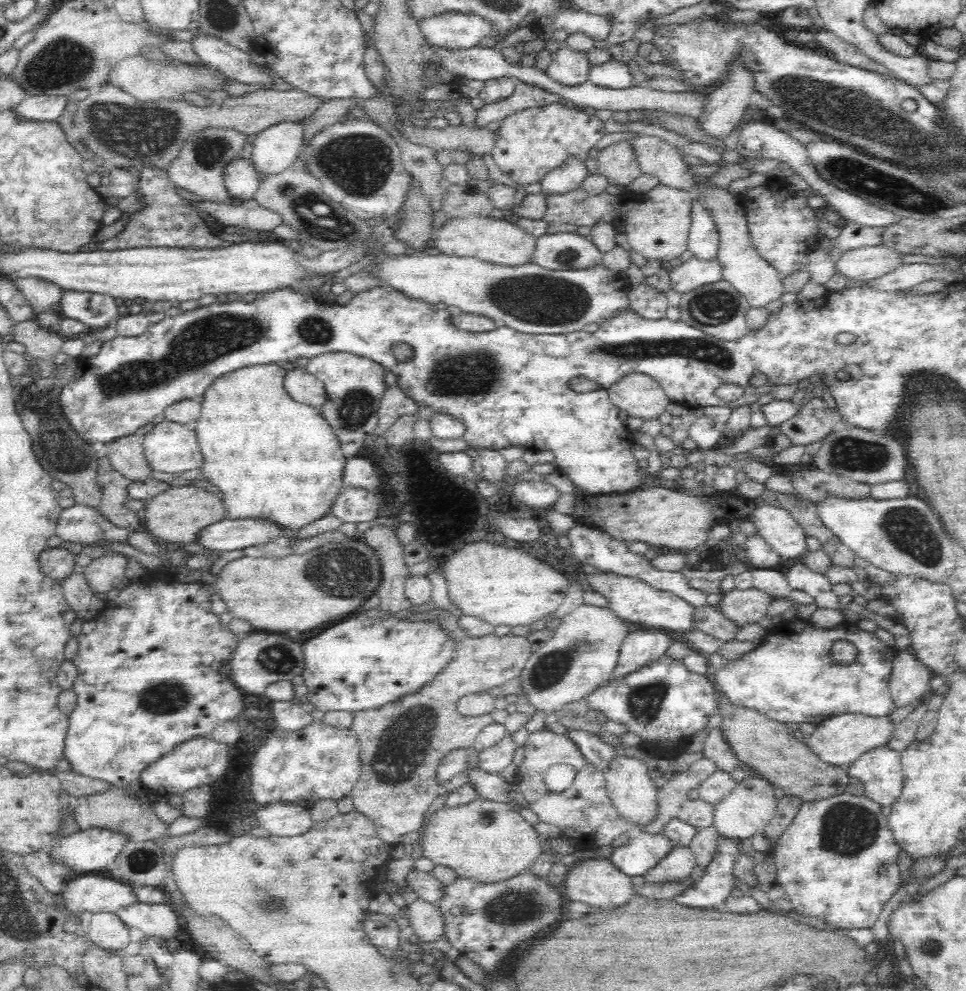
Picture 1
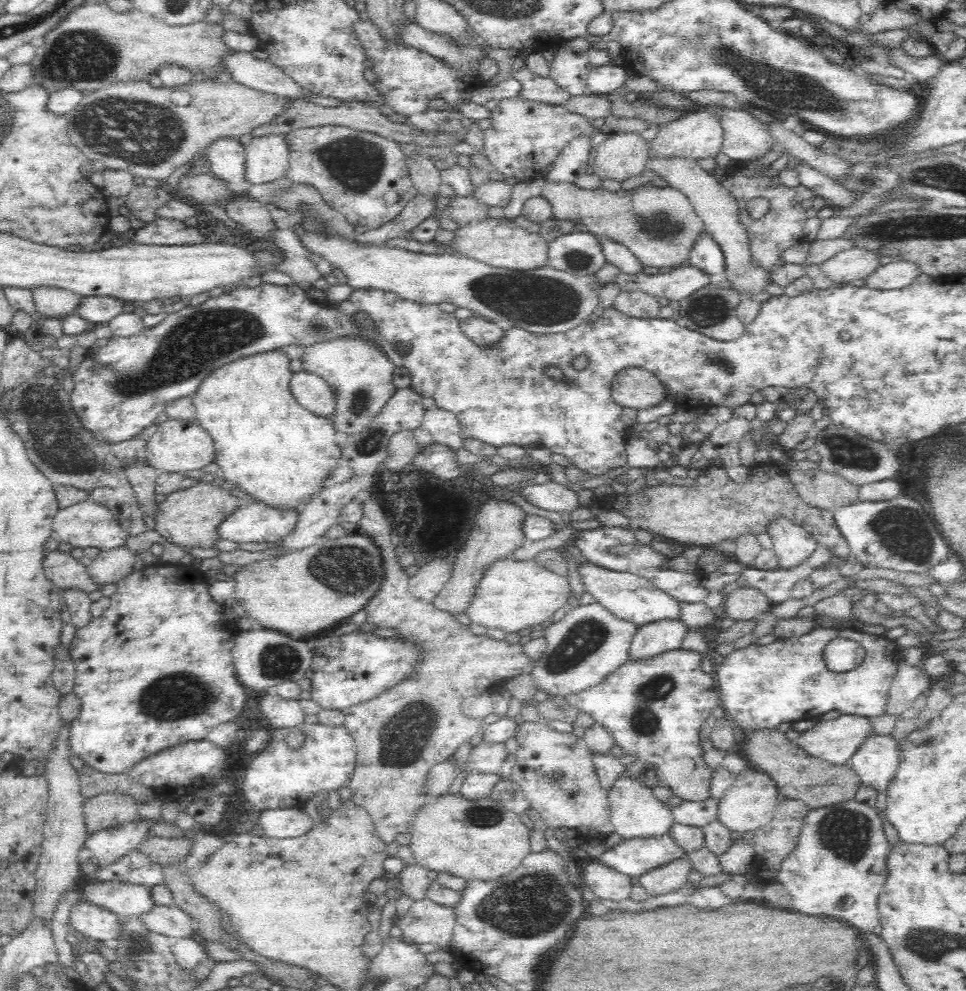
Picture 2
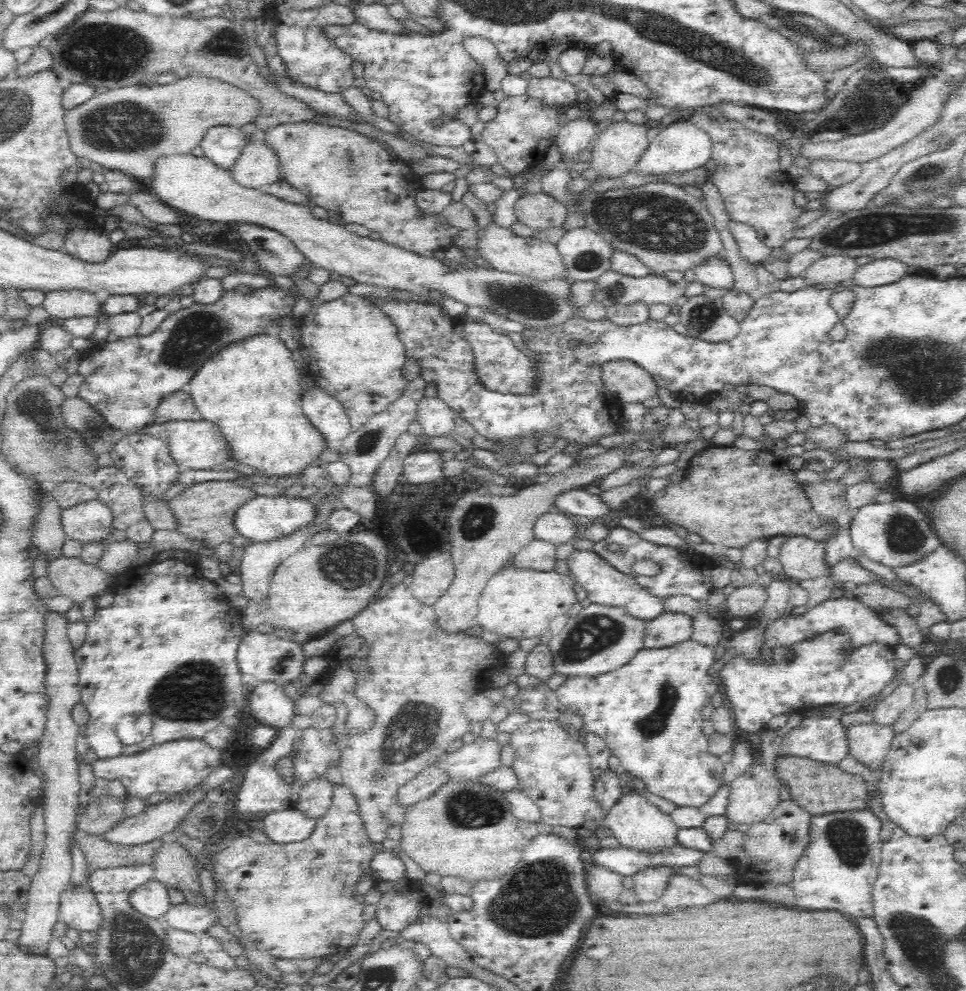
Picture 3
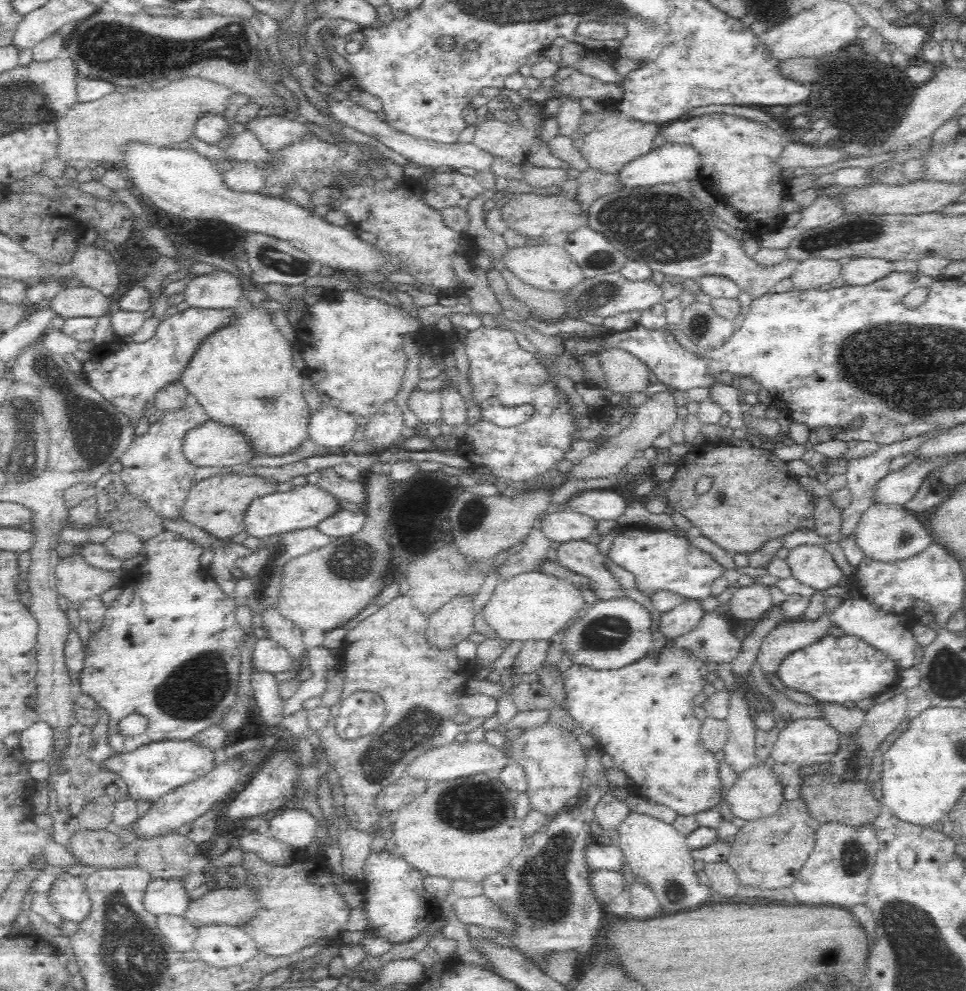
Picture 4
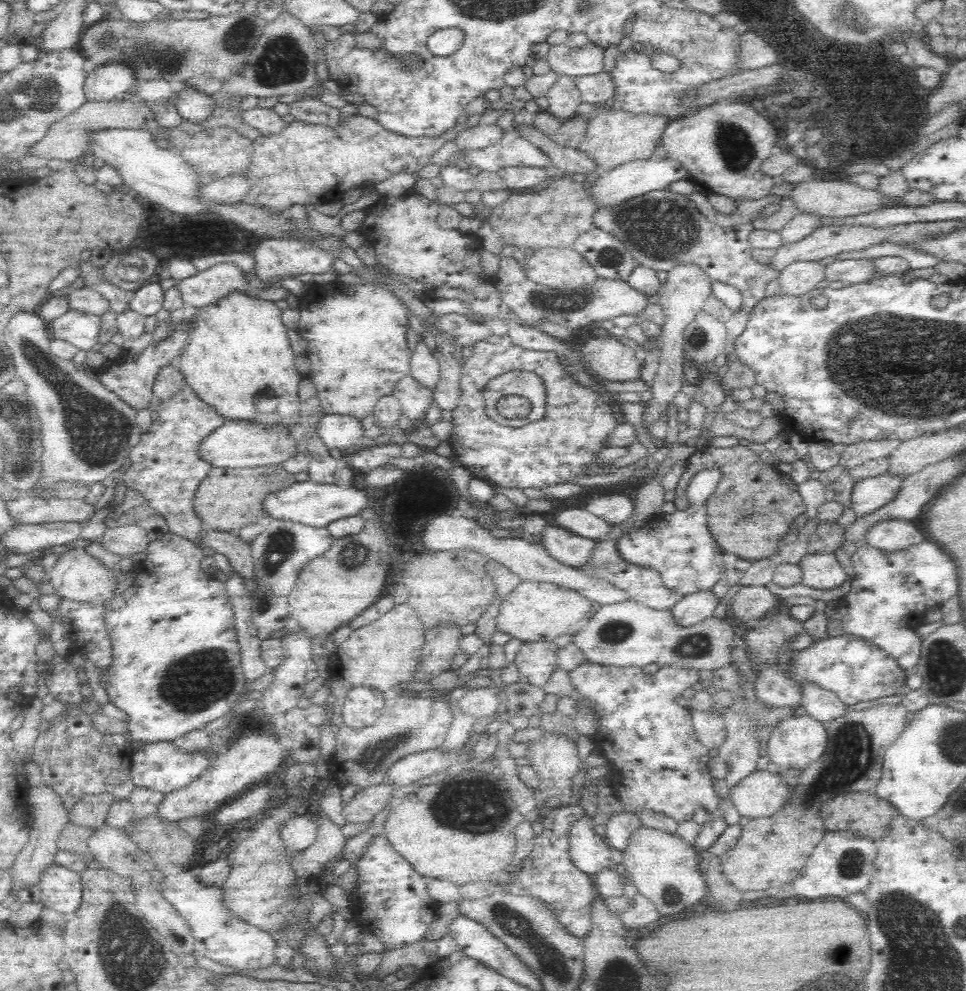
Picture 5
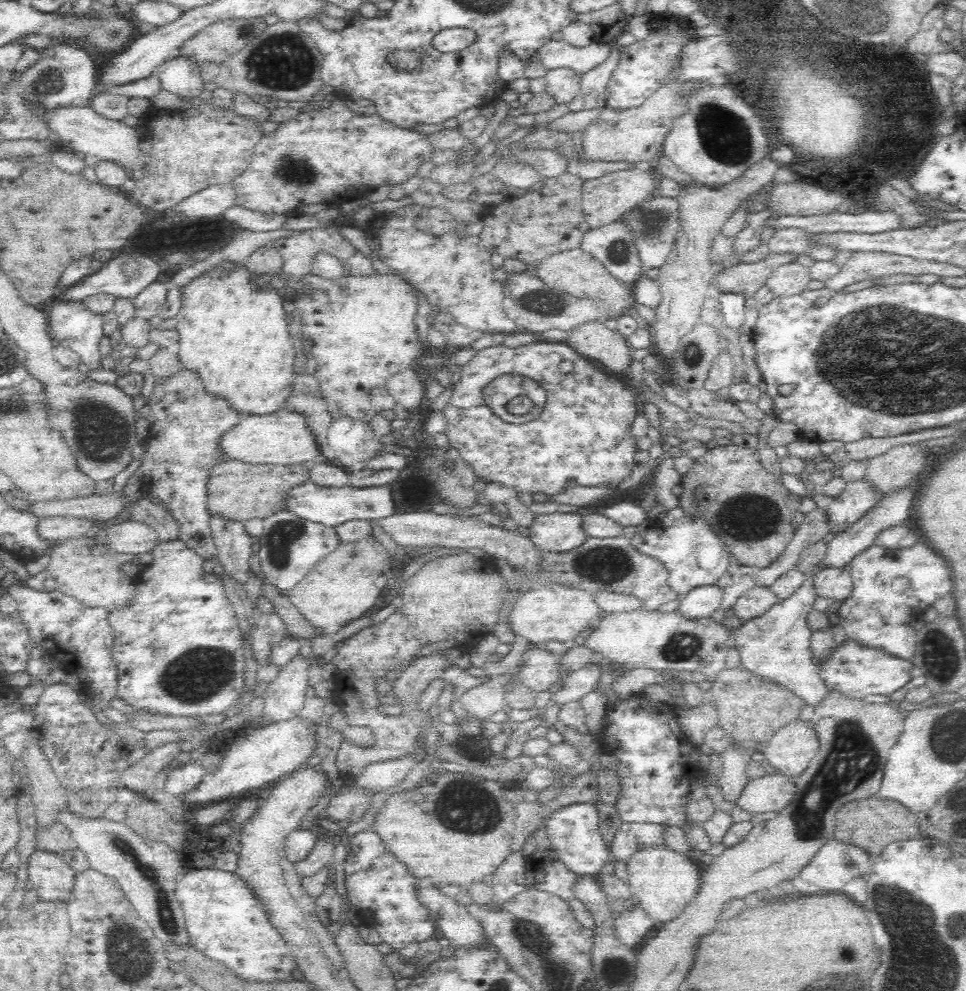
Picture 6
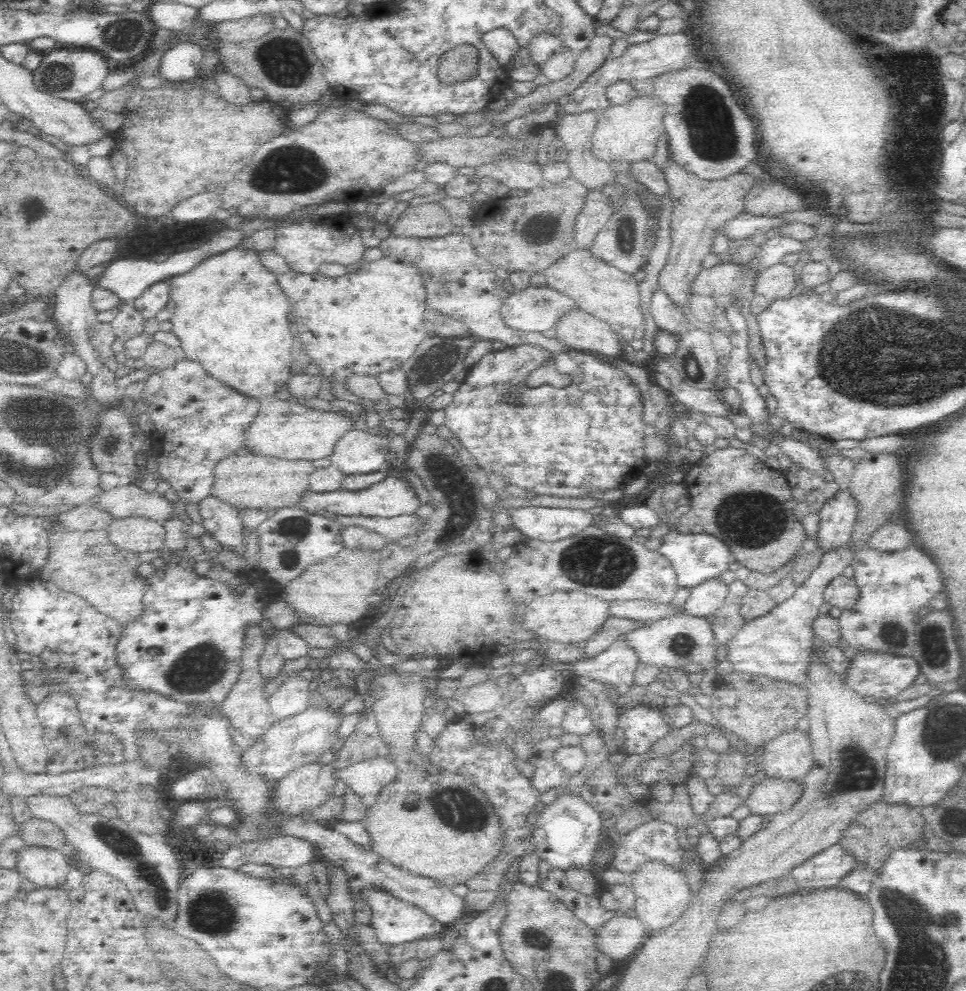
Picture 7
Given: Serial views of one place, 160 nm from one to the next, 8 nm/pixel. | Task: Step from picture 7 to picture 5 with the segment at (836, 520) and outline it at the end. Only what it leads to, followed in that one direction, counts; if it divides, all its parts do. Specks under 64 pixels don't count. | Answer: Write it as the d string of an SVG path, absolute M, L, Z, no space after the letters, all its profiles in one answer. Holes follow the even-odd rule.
M884 474L855 482L851 493L853 515L864 517L894 501L901 490L900 477Z

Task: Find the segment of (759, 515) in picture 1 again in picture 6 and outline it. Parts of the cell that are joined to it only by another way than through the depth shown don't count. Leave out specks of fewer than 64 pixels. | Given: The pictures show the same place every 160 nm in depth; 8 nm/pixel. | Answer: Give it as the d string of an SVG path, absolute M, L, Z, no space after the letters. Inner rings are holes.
M818 568L814 578L814 588L817 595L828 599L830 602L845 601L853 591L851 575L846 570L833 570L832 568Z

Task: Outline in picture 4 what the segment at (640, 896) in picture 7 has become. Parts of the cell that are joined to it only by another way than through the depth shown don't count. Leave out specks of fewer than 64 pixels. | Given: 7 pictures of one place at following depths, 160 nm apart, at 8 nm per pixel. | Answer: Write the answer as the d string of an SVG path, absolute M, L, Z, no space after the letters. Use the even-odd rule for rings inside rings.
M631 812L618 831L616 843L624 853L625 871L632 872L638 881L652 891L664 912L688 912L704 902L708 904L710 892L708 886L700 883L696 877L693 850L687 843L687 837L681 835L673 825L649 815Z

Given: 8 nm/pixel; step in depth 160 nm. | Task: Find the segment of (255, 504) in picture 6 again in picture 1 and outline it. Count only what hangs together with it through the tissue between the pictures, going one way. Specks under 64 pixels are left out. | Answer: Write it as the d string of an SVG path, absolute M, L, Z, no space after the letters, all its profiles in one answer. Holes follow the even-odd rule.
M195 485L170 488L147 502L143 520L144 529L156 539L179 547L197 542L200 532L207 526L227 517L228 507L218 494L201 490Z

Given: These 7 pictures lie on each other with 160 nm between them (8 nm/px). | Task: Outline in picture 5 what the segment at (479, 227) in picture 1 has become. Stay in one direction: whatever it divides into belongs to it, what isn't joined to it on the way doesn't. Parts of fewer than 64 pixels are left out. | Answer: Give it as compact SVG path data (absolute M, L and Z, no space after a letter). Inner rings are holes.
M573 247L543 248L527 254L522 263L532 282L548 288L589 288L600 279L594 267Z

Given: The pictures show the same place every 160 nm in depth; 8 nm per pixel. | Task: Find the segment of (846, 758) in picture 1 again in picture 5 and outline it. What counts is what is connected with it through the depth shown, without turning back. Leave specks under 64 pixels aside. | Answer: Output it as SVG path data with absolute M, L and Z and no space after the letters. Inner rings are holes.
M801 711L773 728L766 750L771 768L804 770L826 750L824 725Z

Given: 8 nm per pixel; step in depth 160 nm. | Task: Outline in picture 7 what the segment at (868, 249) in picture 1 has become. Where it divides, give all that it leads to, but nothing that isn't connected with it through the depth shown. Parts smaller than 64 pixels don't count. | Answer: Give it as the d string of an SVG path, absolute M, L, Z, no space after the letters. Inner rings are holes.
M778 263L757 274L752 292L772 302L790 297L797 283L793 267Z

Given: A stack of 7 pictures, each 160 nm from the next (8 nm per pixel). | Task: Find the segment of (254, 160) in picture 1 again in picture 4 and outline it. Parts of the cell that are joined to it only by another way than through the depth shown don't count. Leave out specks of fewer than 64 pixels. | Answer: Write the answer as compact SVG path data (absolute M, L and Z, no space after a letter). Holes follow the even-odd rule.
M250 161L234 165L221 174L226 189L236 193L256 193L264 184L260 167Z

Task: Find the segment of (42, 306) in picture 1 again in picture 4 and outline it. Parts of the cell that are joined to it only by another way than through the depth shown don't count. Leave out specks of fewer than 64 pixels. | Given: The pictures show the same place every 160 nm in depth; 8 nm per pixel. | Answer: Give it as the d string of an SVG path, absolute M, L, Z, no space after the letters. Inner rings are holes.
M73 284L62 289L47 303L62 319L78 316L100 318L102 315L110 314L108 299L98 290L82 285Z

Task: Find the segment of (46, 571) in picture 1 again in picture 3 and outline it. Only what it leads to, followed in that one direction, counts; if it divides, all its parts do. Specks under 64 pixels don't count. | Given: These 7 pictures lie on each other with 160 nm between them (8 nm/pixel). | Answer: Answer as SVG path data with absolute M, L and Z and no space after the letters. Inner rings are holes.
M61 556L57 559L47 566L47 577L58 590L58 594L68 596L72 605L78 608L81 608L86 598L97 596L116 581L116 576L102 571L98 566L83 562L79 556Z

